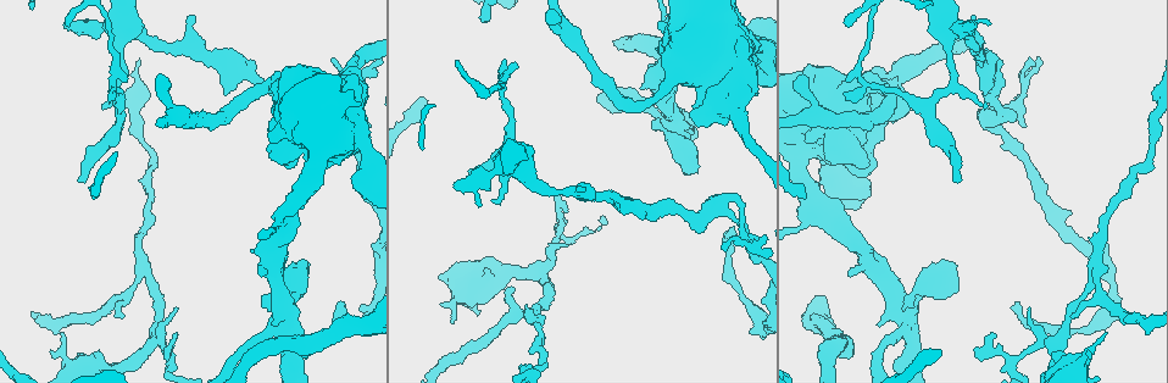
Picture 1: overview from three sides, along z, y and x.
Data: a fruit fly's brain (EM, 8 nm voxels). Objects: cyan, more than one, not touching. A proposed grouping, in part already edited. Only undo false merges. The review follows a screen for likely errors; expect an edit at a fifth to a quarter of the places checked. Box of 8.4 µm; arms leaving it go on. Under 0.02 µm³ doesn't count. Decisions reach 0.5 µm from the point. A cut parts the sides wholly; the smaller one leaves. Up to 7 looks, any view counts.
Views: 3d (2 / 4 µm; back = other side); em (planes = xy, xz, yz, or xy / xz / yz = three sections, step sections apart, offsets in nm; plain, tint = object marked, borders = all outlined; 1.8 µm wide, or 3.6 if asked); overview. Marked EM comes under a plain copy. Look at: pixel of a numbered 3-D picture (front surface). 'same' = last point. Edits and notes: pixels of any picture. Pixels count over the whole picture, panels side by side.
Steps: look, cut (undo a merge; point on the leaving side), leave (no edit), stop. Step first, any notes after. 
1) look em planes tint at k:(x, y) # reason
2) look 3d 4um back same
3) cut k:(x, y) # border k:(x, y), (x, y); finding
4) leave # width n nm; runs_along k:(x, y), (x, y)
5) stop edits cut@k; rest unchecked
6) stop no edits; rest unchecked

look em planes tint at 1:(1018, 104) # sharp bend

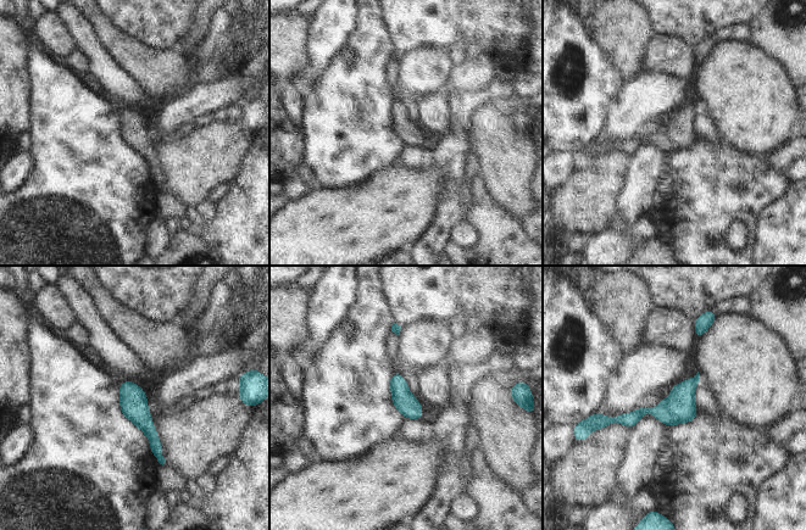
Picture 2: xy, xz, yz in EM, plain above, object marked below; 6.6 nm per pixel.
leave # width 150 nm; runs_along 2:(696, 378), (663, 411), (609, 420); continuous, no second neuron

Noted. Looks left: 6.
look em planes tint at 1:(810, 191) # thick turns thin

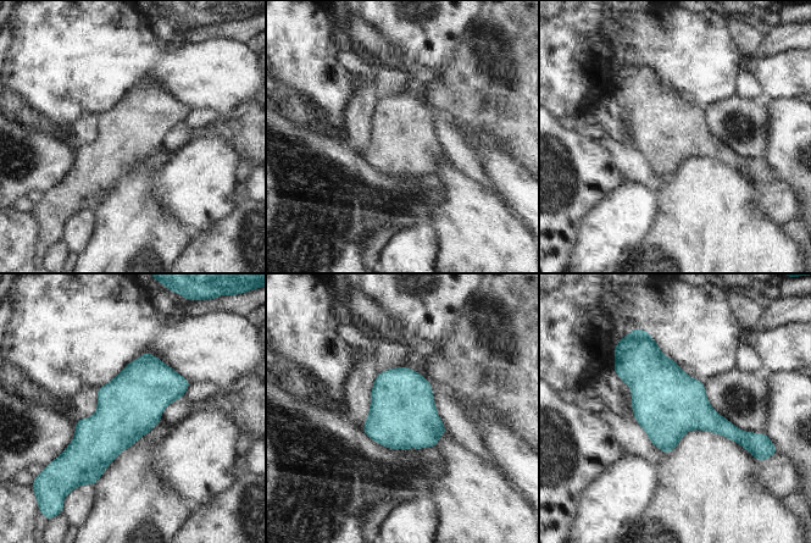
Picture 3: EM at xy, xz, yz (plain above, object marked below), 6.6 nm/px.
leave # width 420 nm; continuous, no second neuron

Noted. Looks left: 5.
look em yz step 4 tint at 1:(535, 309) # abrupt turn

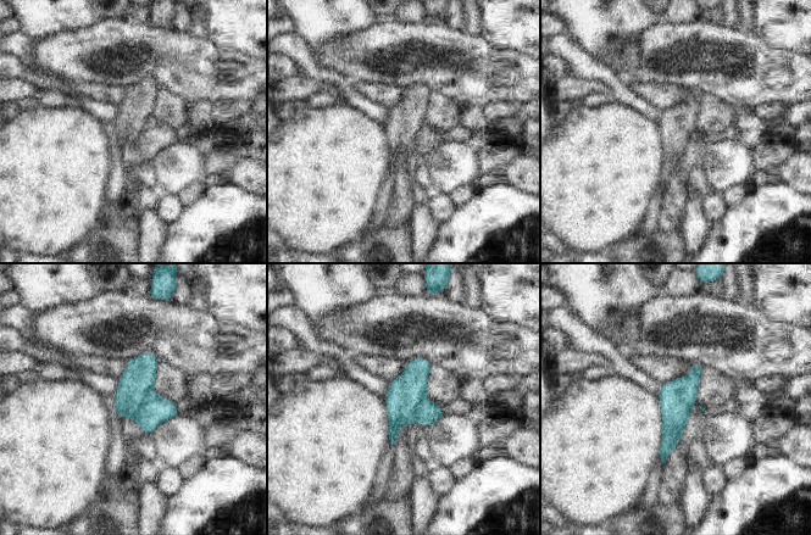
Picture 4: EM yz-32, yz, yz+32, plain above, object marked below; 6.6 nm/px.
look em xz step 4 tint same # another direction

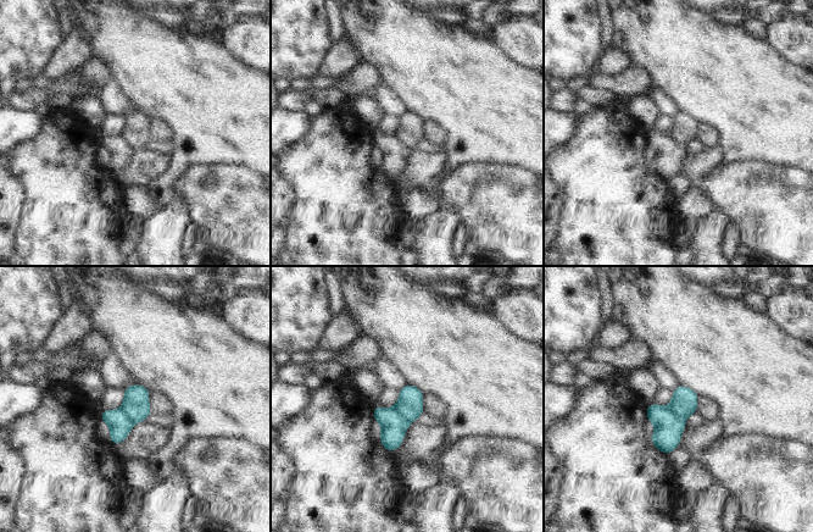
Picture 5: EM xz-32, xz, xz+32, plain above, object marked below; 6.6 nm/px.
cut 5:(394, 426) # border 5:(393, 408), (408, 422); two neurons meet here

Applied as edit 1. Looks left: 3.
stop edits cut@5; rest unchecked

